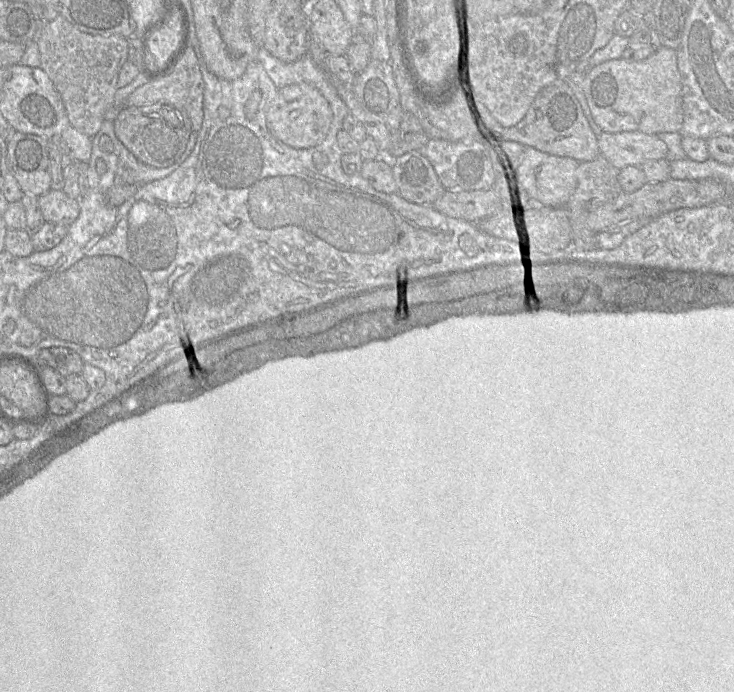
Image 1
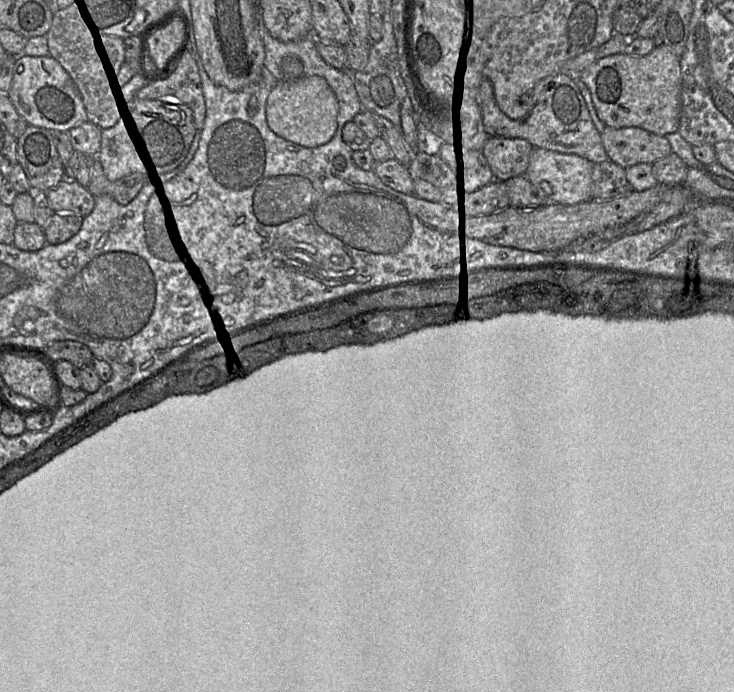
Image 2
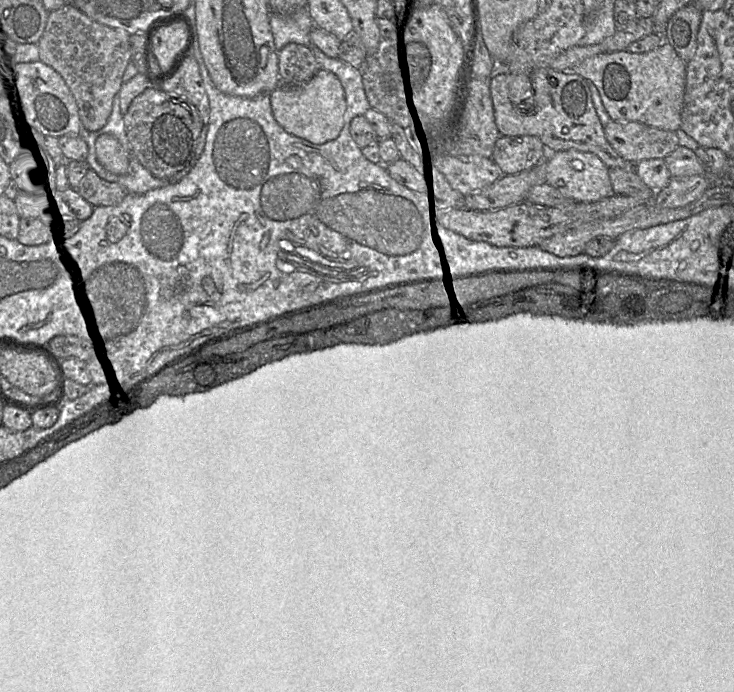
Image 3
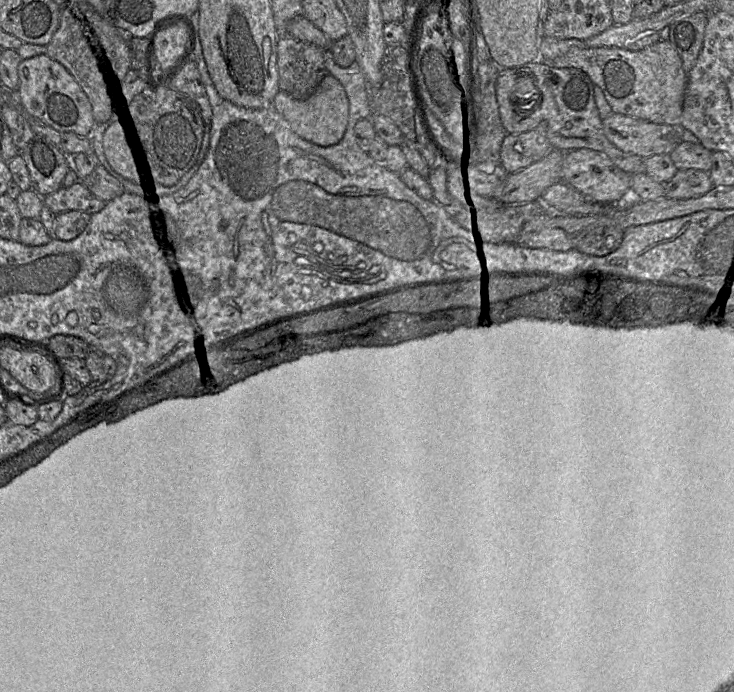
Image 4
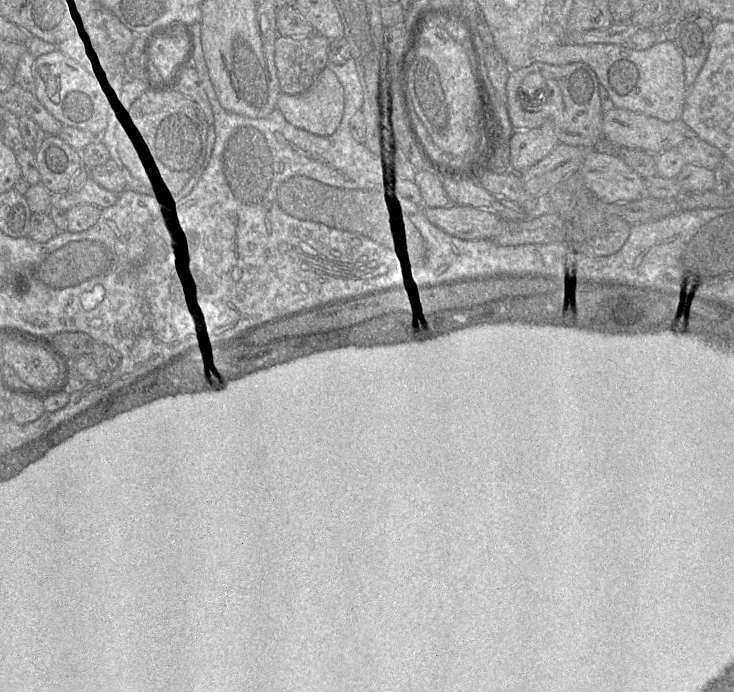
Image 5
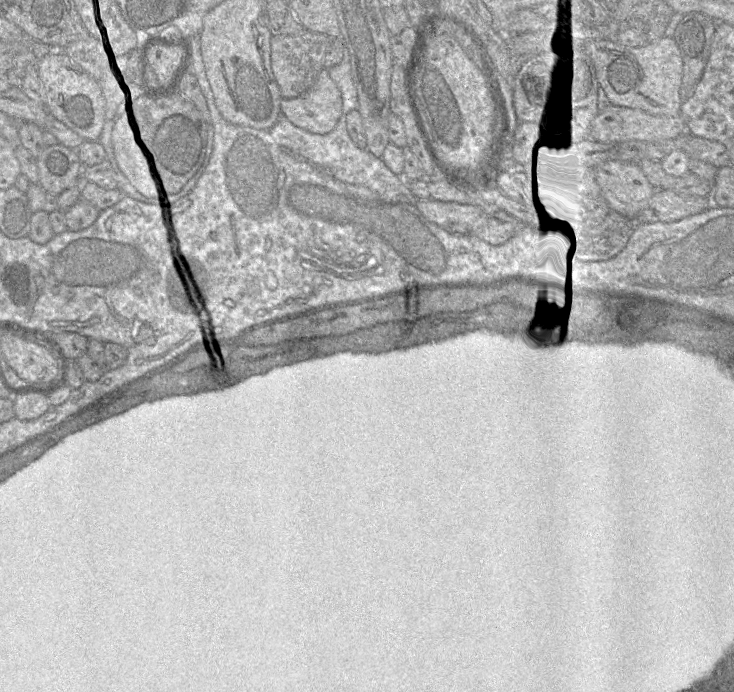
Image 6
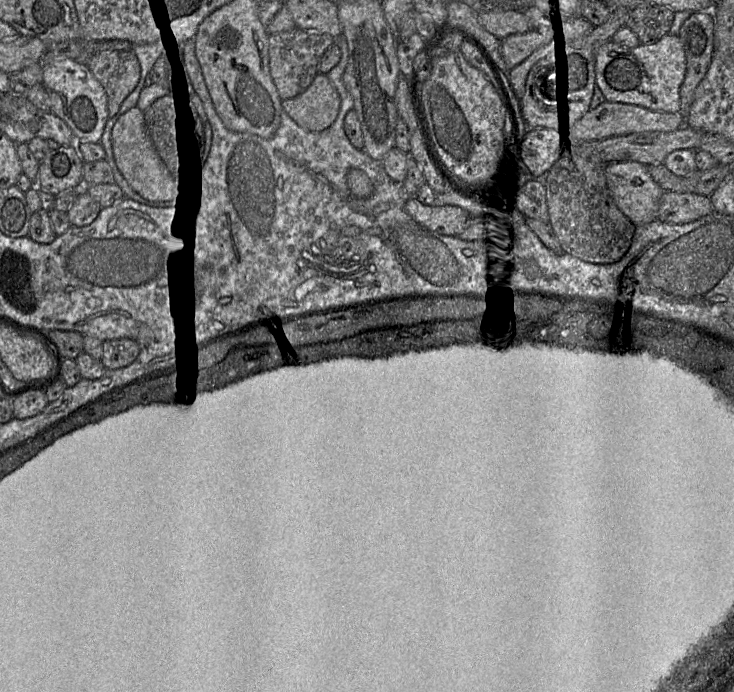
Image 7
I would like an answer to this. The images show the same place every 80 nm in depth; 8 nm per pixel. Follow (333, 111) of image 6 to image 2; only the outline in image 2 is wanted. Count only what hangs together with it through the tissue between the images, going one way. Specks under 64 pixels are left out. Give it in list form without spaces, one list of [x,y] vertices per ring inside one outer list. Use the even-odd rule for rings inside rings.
[[[302,76],[295,80],[278,81],[267,97],[268,127],[279,137],[303,147],[328,143],[337,130],[339,106],[327,81],[320,76]]]

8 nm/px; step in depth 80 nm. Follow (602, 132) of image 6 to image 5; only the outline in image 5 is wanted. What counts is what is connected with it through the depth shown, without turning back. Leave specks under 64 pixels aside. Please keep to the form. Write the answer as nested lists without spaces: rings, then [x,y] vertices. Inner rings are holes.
[[[614,108],[602,115],[602,137],[619,148],[636,149],[654,156],[677,147],[686,140],[685,133],[690,129],[682,120],[664,122],[657,118],[629,110]]]

